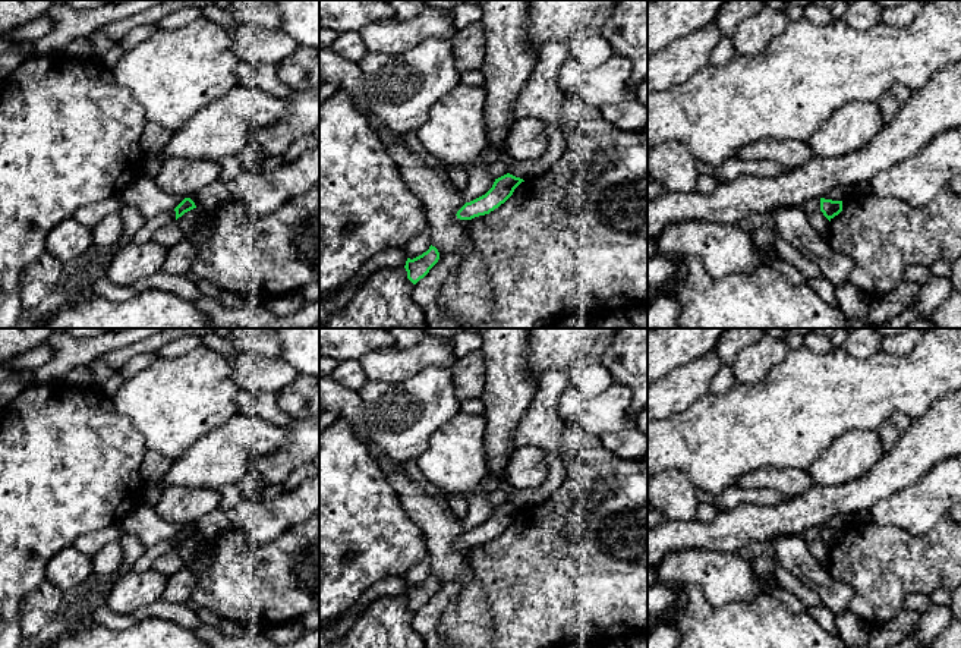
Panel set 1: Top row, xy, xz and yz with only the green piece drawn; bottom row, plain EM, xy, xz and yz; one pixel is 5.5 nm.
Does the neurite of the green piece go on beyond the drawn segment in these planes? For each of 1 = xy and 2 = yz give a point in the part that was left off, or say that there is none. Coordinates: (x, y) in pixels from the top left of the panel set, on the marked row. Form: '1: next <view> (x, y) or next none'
1: next none
2: next none

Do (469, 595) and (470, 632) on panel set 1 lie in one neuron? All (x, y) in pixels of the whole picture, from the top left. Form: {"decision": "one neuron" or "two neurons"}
{"decision": "one neuron"}

